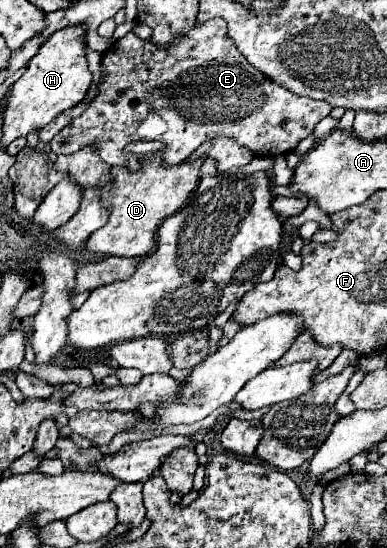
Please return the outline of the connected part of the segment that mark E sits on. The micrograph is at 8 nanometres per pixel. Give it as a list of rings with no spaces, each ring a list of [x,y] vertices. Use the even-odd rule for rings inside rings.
[[[213,18],[205,24],[197,24],[189,30],[177,46],[157,48],[149,40],[137,38],[133,32],[111,44],[101,64],[107,70],[107,76],[101,84],[99,96],[89,104],[89,108],[71,124],[69,138],[87,138],[89,142],[97,142],[97,152],[105,158],[107,164],[127,166],[137,172],[139,160],[125,156],[125,146],[137,140],[161,140],[167,148],[163,152],[165,166],[181,164],[187,160],[203,142],[213,140],[217,136],[235,138],[241,146],[249,148],[257,156],[275,158],[279,154],[289,154],[297,148],[297,144],[307,138],[319,120],[329,116],[333,110],[329,104],[309,98],[299,98],[287,88],[275,84],[265,78],[257,68],[253,68],[245,56],[239,54],[235,42],[227,36],[227,26],[223,18]]]

